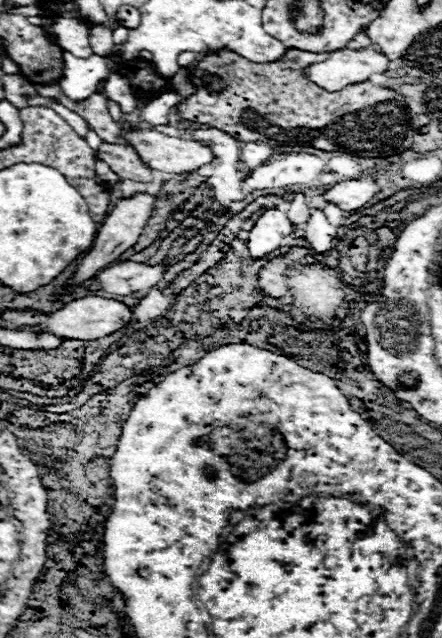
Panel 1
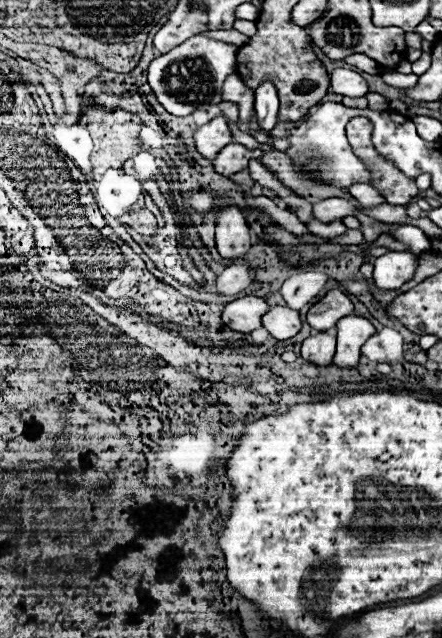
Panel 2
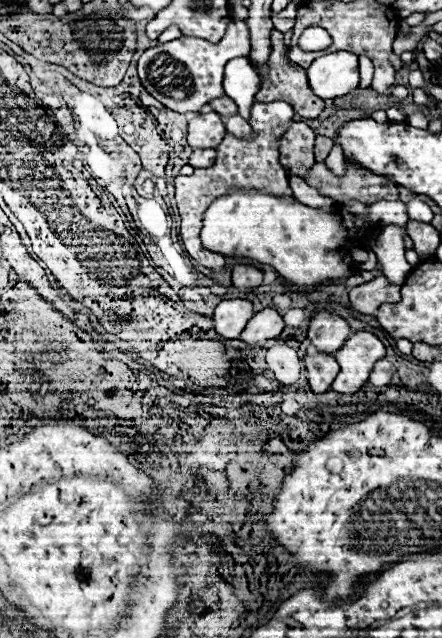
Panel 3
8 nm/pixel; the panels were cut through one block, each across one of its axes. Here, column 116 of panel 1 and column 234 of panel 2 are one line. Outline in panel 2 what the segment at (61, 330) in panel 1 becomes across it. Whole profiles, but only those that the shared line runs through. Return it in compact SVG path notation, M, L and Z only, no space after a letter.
M244 296L230 304L226 304L222 312L222 320L236 332L250 334L252 330L262 326L262 316L268 312L268 304L264 298L258 296Z

